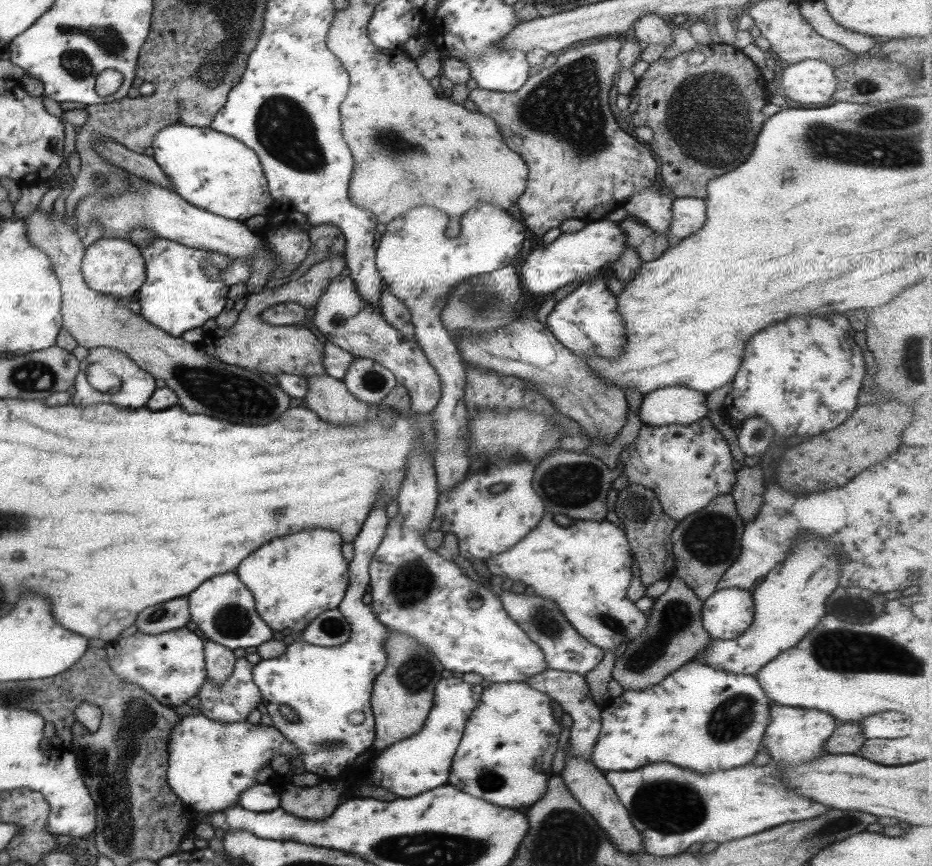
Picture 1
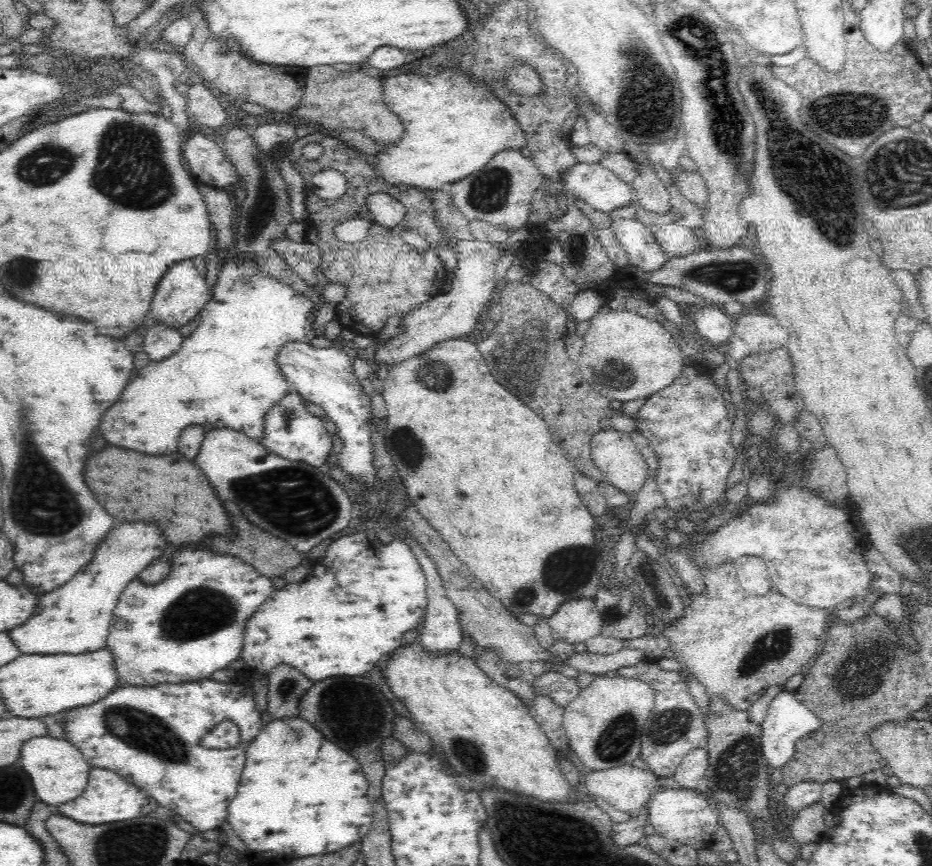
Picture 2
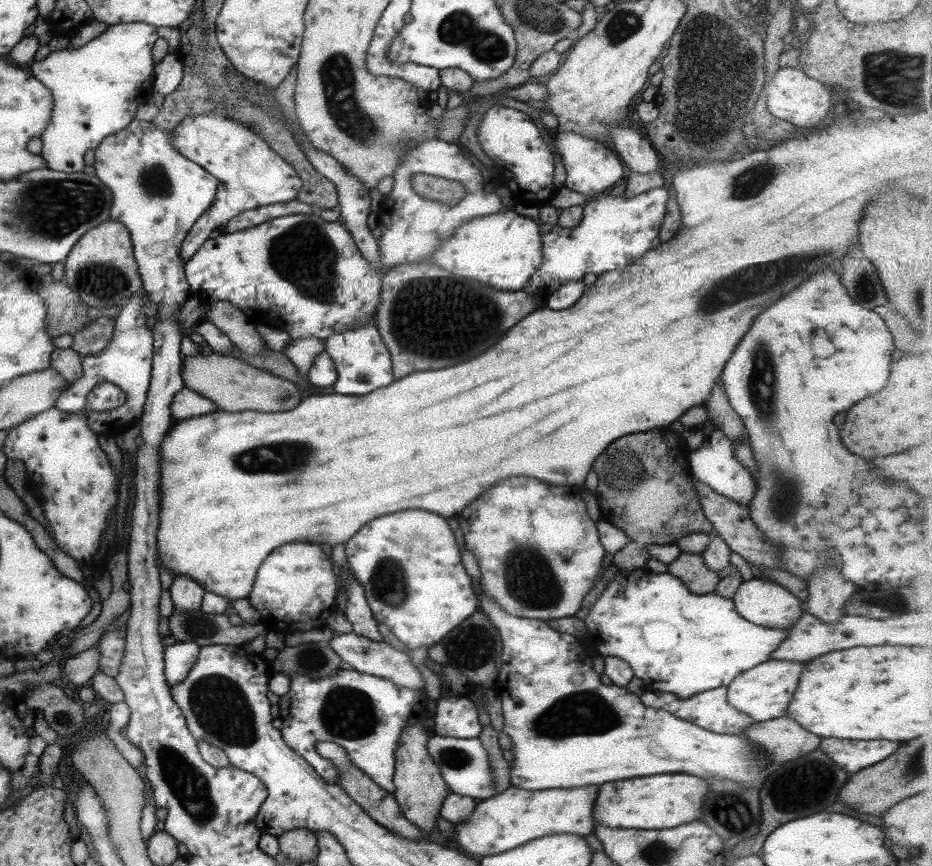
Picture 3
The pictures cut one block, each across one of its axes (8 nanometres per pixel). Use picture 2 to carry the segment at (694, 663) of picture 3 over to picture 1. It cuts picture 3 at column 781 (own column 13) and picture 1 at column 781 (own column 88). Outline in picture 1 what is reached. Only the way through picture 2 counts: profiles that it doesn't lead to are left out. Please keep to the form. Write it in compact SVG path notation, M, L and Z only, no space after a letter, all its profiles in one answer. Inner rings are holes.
M799 534L790 547L789 554L779 564L775 564L763 577L763 581L751 592L752 600L755 602L755 613L747 630L731 640L711 639L708 648L704 651L703 664L728 673L754 675L780 652L795 646L803 634L811 630L825 615L825 601L831 590L835 590L839 576L841 560L837 556L837 550L833 550L825 542L819 542L813 534Z

